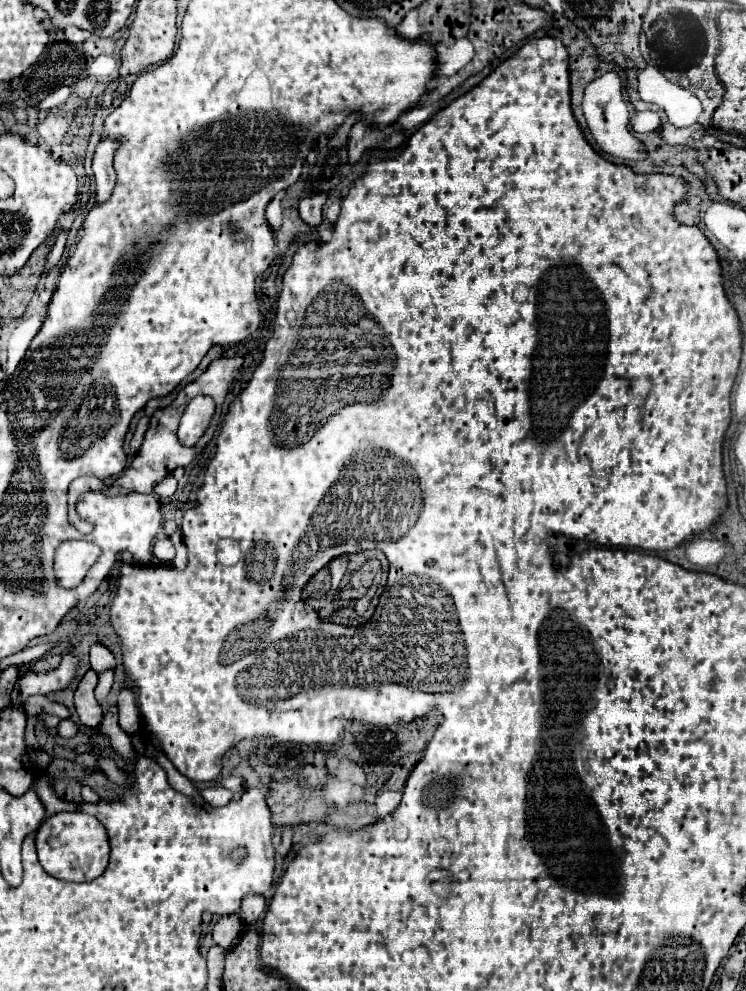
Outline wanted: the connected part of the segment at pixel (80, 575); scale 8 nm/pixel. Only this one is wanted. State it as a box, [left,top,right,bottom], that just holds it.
[54,540,100,588]

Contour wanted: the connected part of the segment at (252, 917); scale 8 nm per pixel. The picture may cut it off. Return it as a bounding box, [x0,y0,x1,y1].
[240,894,266,926]

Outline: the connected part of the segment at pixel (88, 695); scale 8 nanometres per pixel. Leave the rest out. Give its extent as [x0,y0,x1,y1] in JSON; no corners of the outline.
[74,670,102,728]

